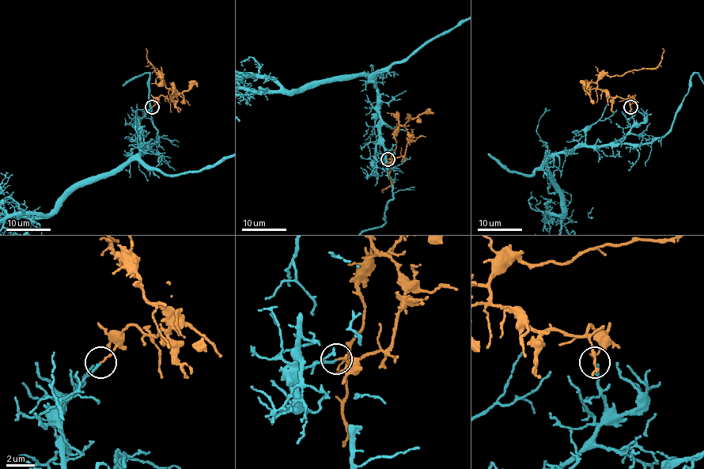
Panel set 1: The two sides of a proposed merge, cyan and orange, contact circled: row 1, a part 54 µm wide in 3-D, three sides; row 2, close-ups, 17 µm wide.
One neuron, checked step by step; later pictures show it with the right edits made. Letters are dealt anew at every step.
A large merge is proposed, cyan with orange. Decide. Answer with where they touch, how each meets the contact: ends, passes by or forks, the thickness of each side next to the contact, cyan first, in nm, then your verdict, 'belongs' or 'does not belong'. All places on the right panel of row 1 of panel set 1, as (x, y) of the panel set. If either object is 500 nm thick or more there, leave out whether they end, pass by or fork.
place (630, 107); cyan ends; orange ends; calibres 160 and 150 nm; does not belong

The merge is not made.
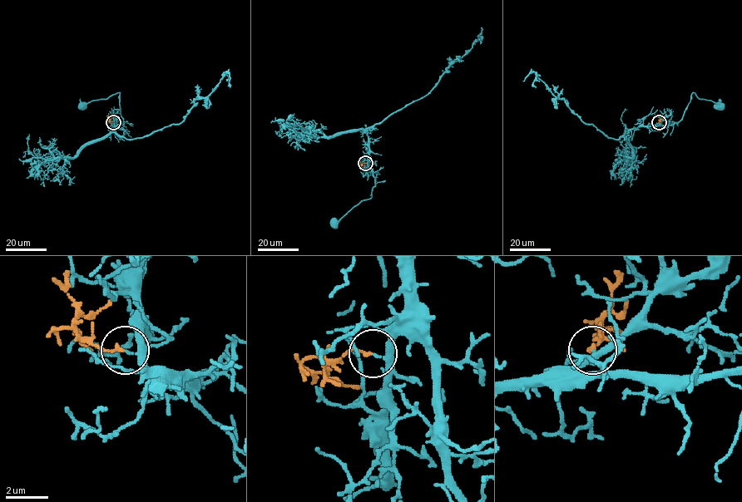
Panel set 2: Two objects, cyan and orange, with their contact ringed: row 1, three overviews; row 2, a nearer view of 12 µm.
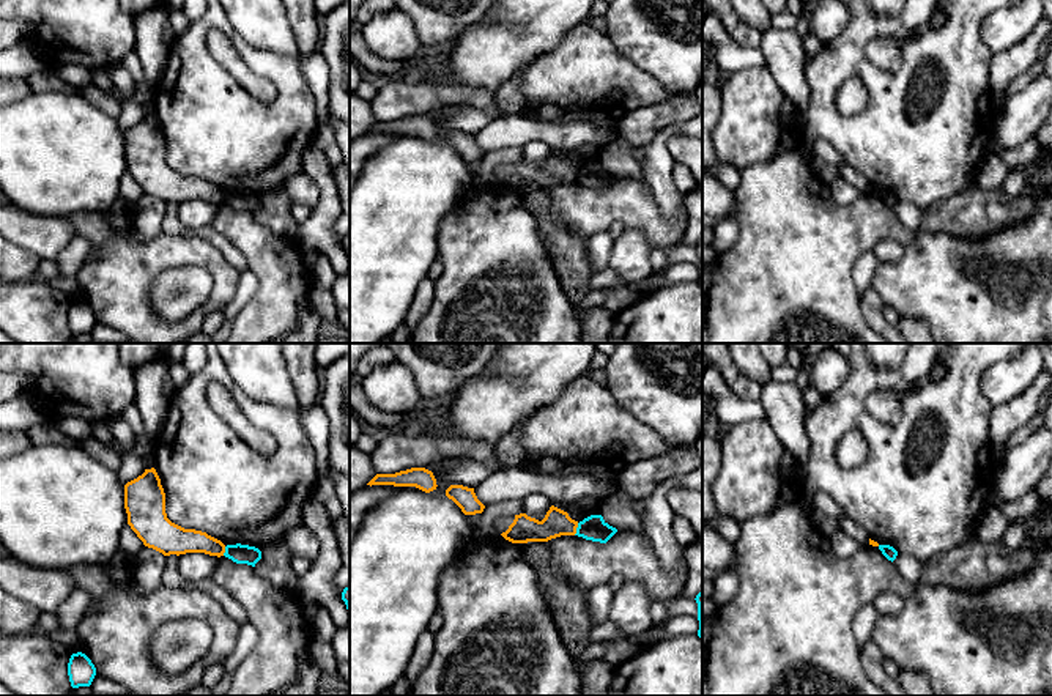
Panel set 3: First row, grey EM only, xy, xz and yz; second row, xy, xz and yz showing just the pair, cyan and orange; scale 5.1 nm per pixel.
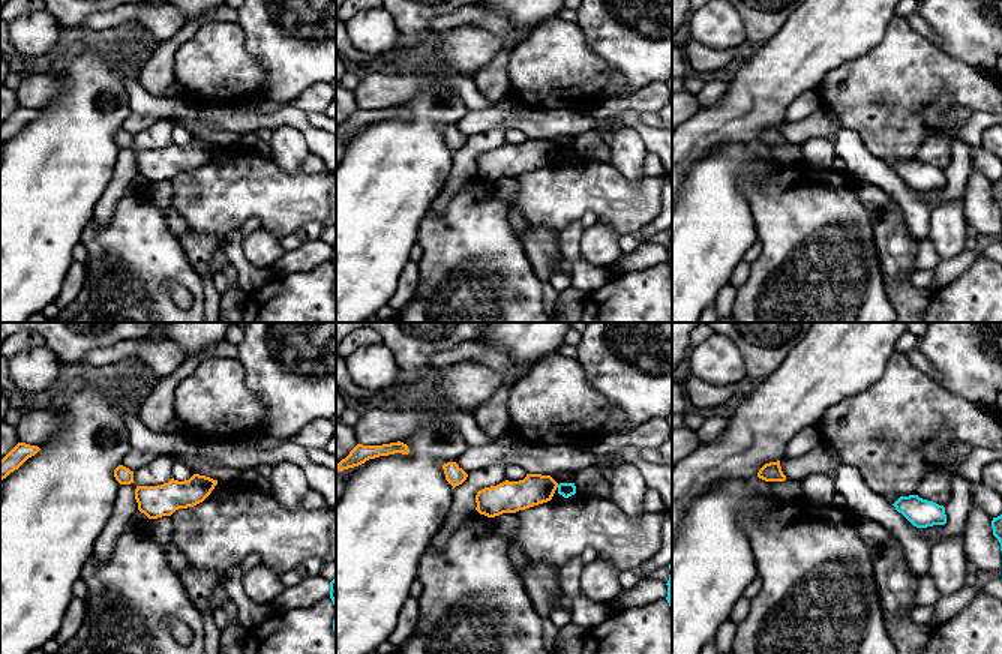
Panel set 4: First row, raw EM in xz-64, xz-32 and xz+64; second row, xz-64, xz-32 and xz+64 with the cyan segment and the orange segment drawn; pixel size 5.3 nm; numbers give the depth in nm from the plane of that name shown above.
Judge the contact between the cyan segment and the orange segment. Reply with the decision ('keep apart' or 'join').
keep apart

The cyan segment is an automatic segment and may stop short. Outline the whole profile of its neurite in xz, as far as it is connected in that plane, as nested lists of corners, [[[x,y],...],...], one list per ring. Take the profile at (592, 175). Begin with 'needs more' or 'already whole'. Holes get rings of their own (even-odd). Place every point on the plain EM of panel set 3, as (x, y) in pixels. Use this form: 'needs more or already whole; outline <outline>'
already whole; outline [[[591,162],[578,170],[575,183],[606,191],[616,180],[617,176],[609,173],[602,162]]]

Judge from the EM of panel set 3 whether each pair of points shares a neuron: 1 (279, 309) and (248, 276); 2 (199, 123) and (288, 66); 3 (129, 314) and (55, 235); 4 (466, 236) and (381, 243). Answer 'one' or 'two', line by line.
1: two
2: one
3: two
4: two

